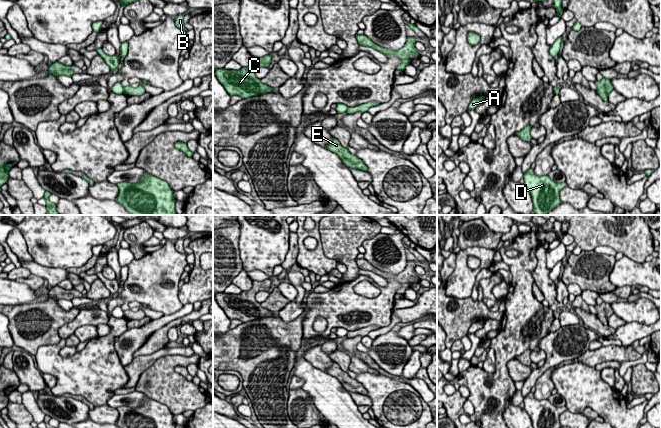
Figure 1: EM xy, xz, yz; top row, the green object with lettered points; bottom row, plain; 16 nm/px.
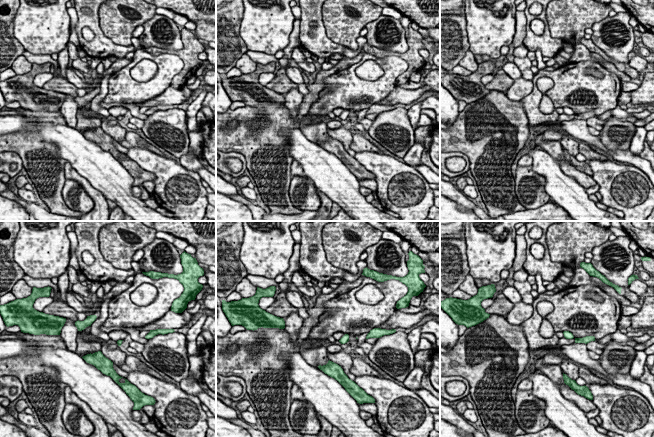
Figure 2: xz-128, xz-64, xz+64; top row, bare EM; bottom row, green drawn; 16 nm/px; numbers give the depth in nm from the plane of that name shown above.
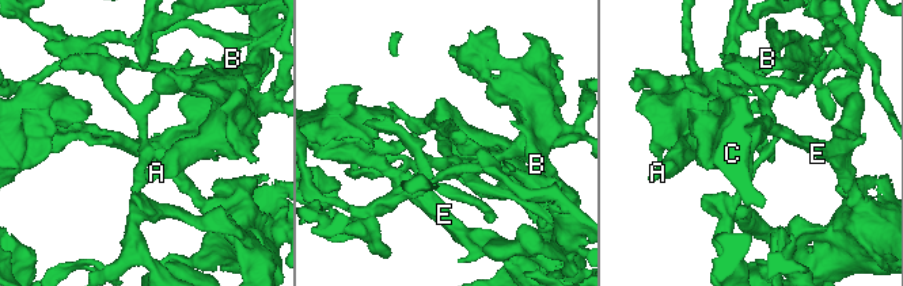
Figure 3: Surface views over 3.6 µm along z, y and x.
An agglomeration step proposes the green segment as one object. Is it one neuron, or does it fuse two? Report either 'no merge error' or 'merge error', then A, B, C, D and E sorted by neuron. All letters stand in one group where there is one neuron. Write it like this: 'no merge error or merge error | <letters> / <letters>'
merge error | A B C E / D

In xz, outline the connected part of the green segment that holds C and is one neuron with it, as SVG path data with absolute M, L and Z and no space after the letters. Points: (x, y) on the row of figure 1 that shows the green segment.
M271 55L253 57L252 64L249 67L242 67L240 70L219 68L216 70L215 75L231 96L238 95L244 99L265 94L268 91L277 92L277 89L263 84L255 75L258 68L268 67L271 61Z

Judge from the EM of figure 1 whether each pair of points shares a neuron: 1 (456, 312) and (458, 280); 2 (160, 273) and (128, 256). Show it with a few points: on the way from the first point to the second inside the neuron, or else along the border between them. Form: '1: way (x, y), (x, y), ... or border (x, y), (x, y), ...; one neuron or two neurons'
1: border (447, 295), (453, 298), (467, 298), (470, 296); two neurons
2: border (134, 258), (128, 265); two neurons

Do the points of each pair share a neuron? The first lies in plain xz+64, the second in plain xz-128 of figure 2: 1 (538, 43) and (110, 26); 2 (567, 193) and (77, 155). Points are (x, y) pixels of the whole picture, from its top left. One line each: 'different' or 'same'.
1: different
2: same

